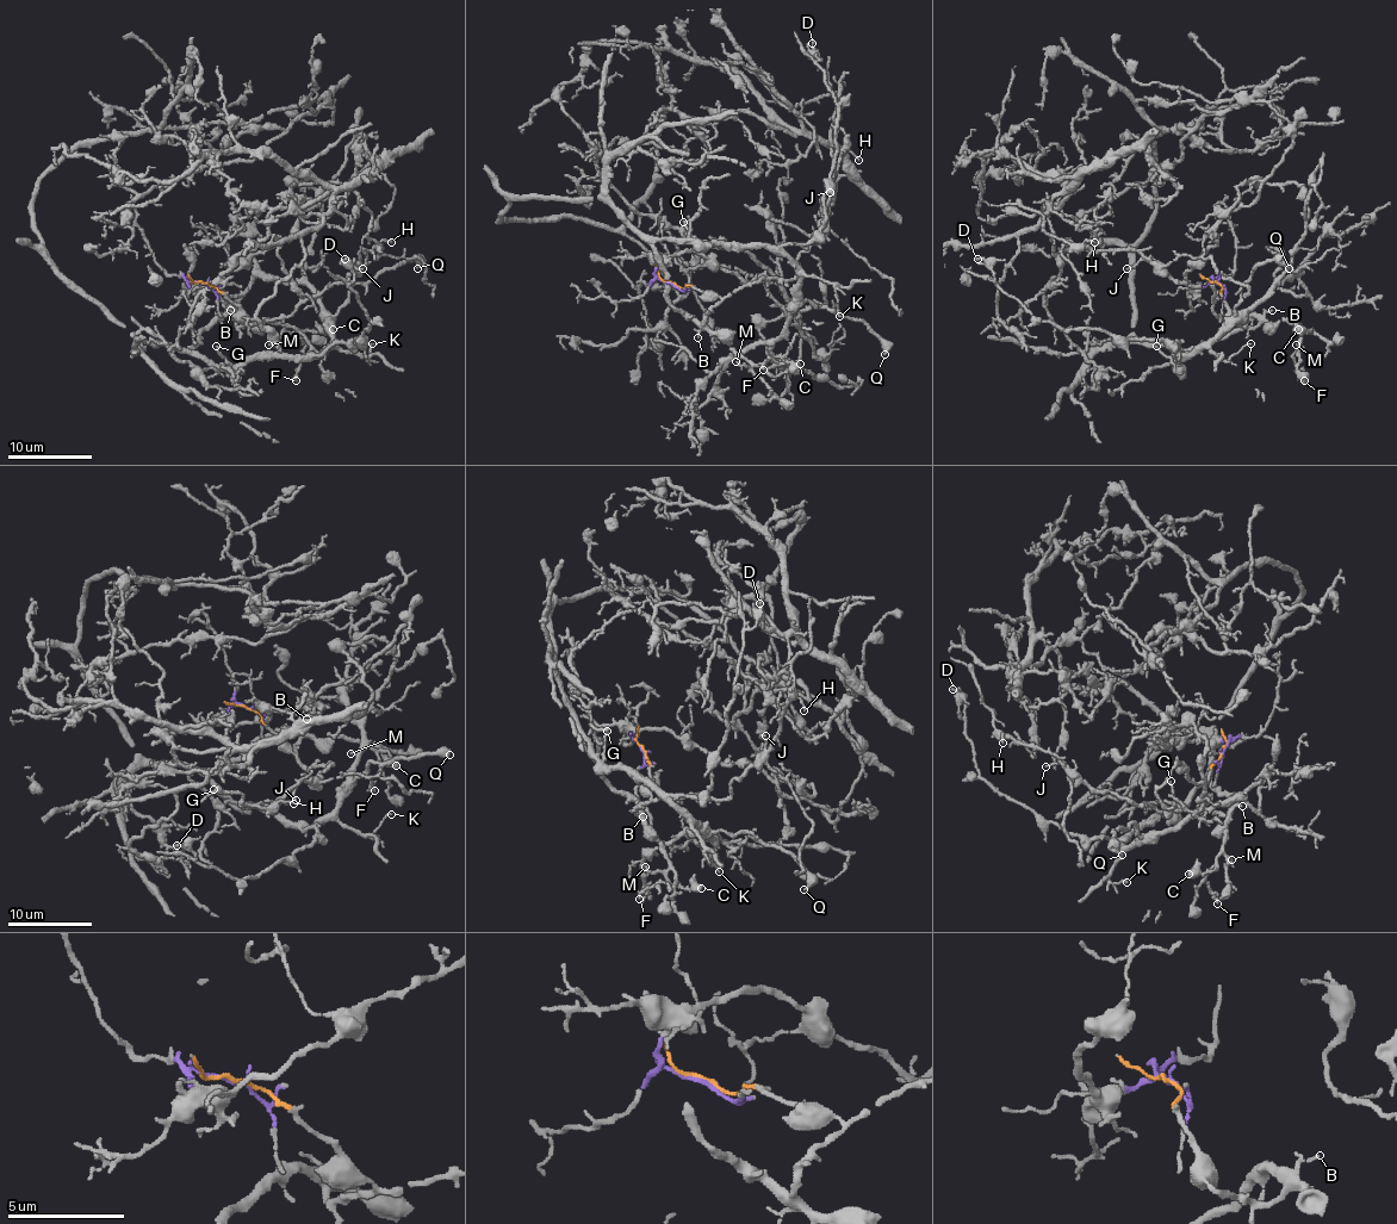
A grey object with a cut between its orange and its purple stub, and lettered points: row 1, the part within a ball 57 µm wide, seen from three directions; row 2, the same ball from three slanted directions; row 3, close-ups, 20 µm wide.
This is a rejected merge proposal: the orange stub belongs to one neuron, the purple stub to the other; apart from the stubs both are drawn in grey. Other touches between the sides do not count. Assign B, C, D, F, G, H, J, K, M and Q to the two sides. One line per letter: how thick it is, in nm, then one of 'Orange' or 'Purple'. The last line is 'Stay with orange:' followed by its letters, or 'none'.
B: Thickness 80 nm. Orange
C: Thickness 550 nm. Orange
D: Thickness 140 nm. Orange
F: Thickness 170 nm. Orange
G: Thickness 140 nm. Orange
H: Thickness 100 nm. Orange
J: Thickness 100 nm. Orange
K: Thickness 110 nm. Orange
M: Thickness 160 nm. Orange
Q: Thickness 200 nm. Orange
Stay with orange: B, C, D, F, G, H, J, K, M, Q

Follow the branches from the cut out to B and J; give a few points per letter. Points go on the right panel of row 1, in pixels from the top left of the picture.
B: (1217, 283), (1222, 286), (1219, 294), (1236, 322), (1255, 327), (1260, 318), (1272, 310)
J: (1217, 283), (1230, 322), (1216, 314), (1214, 289), (1209, 284), (1184, 284), (1143, 259), (1127, 269)

